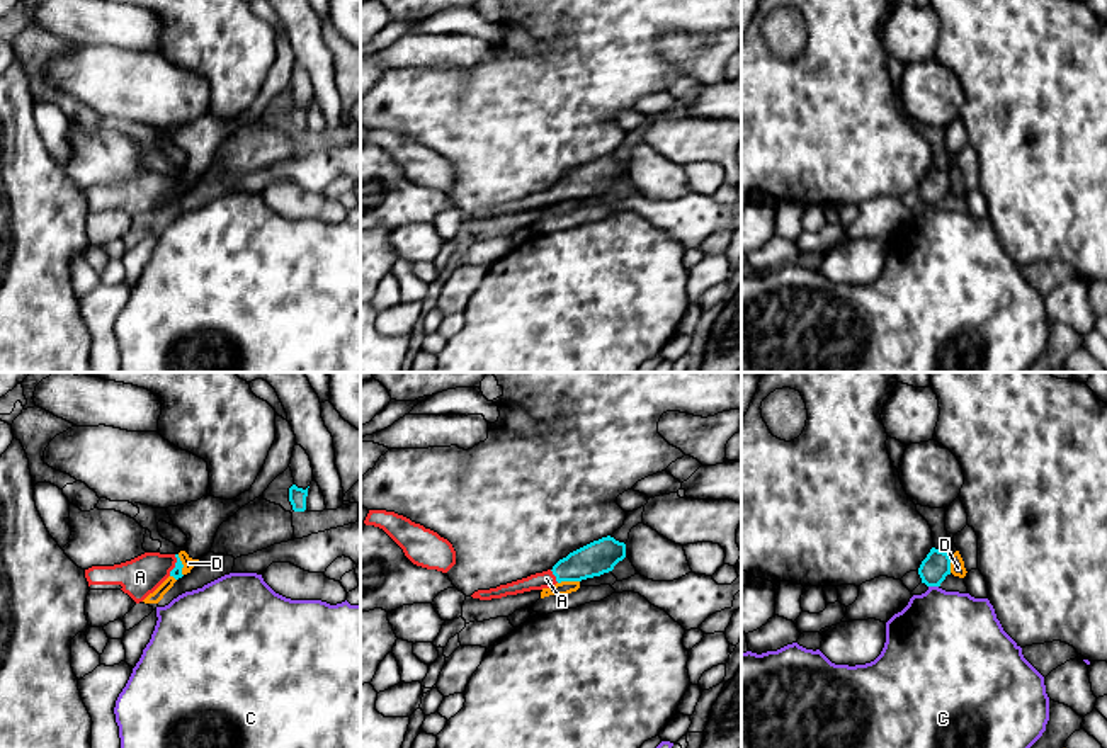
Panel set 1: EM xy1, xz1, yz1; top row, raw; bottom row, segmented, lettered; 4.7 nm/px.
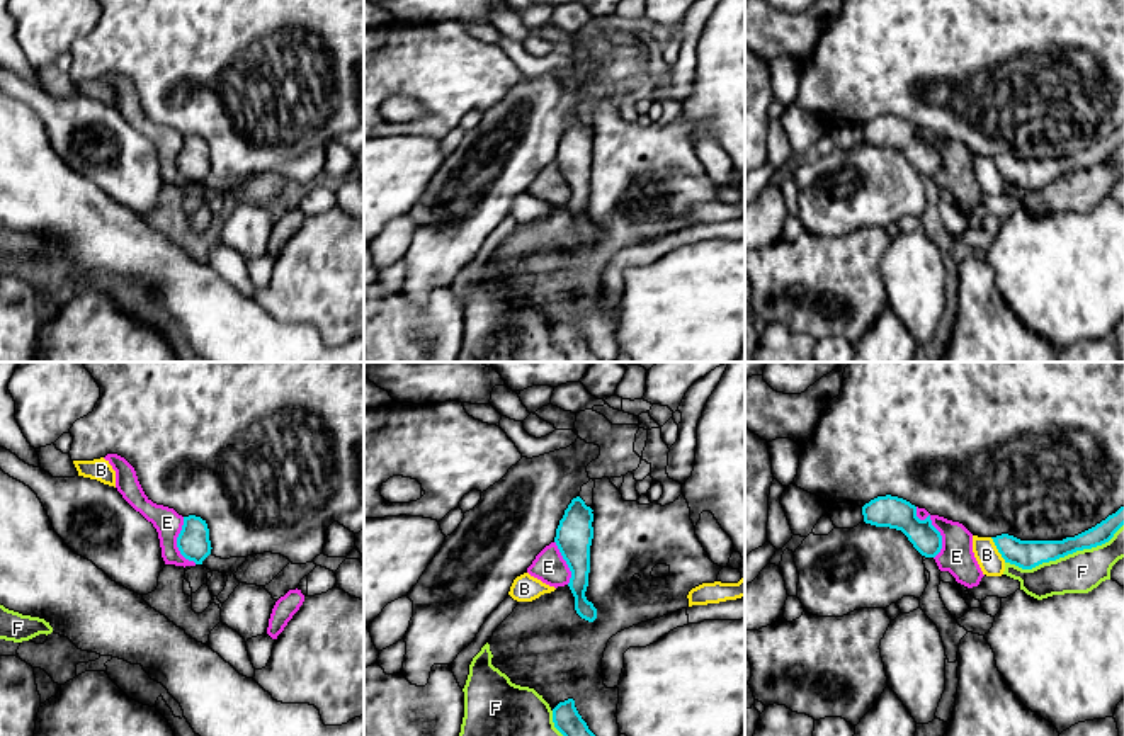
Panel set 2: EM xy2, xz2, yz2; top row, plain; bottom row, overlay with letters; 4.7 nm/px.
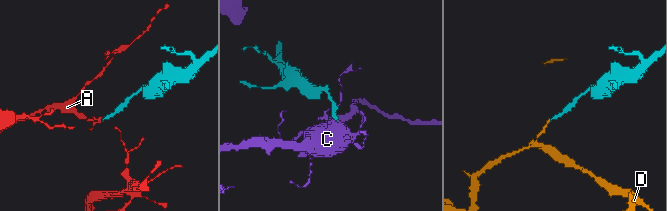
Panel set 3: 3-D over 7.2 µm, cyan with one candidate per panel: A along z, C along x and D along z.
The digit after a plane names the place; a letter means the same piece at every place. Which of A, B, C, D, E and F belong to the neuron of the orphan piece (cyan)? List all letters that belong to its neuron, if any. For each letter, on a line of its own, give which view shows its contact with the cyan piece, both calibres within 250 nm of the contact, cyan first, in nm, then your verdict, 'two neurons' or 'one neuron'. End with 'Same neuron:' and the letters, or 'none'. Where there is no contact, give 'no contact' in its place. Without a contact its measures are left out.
A: xy1 | 50/190 nm | one neuron
B: yz2 | 140/120 nm | two neurons
C: yz1 | 140/440 nm | two neurons
D: xz1 | 160/60 nm | two neurons
E: yz2 | 150/160 nm | two neurons
F: yz2 | 140/200 nm | two neurons
Same neuron: A

